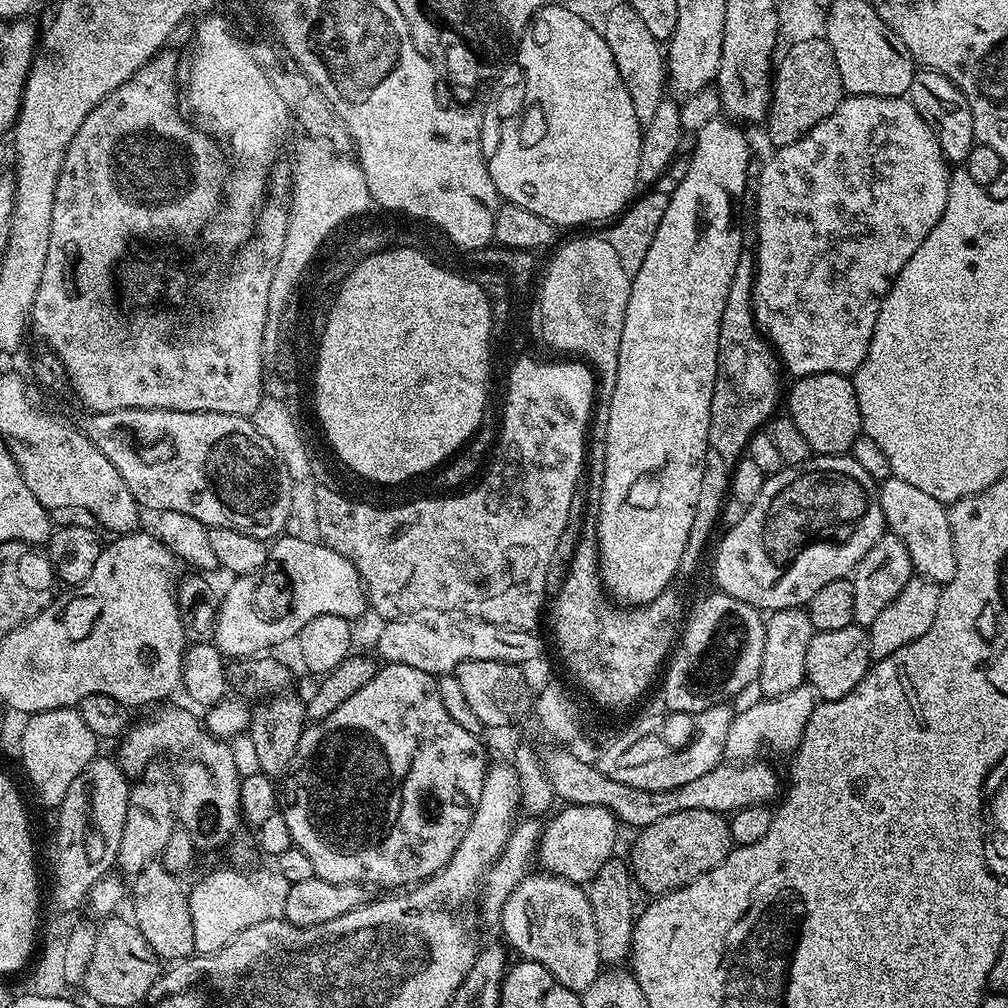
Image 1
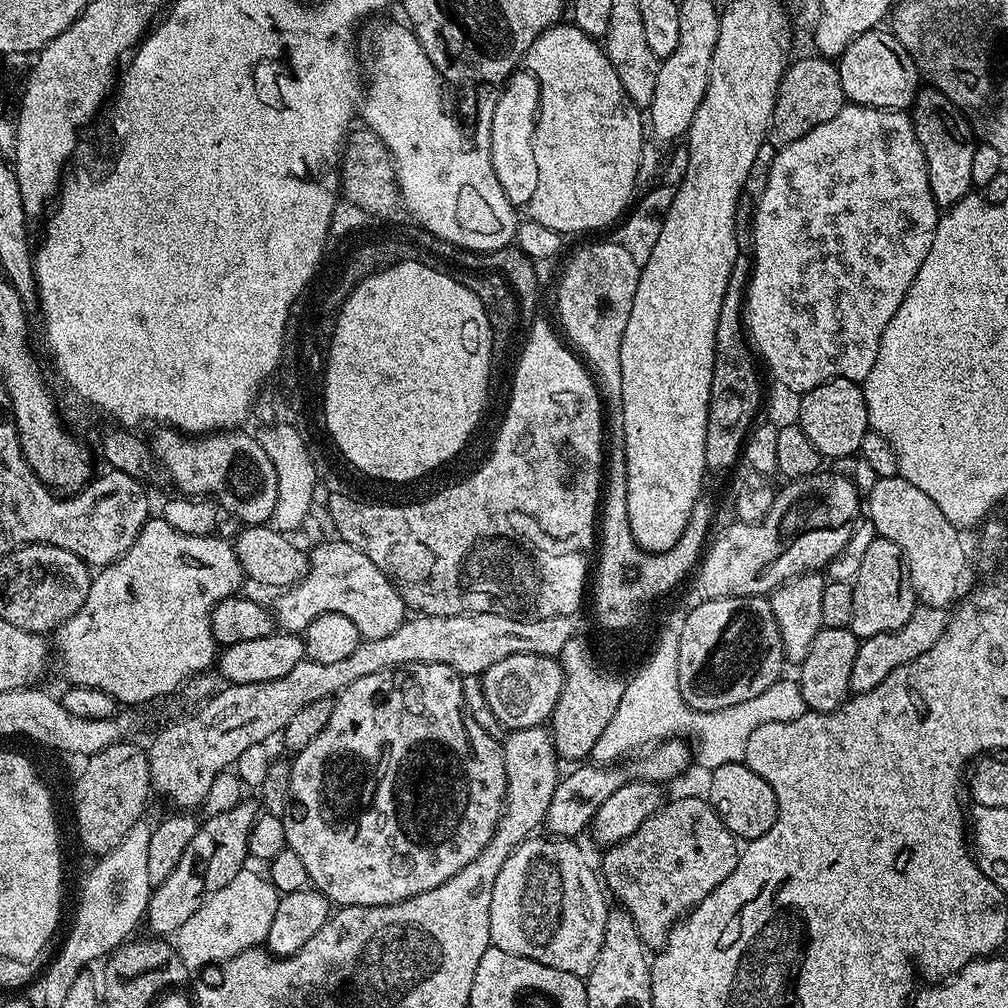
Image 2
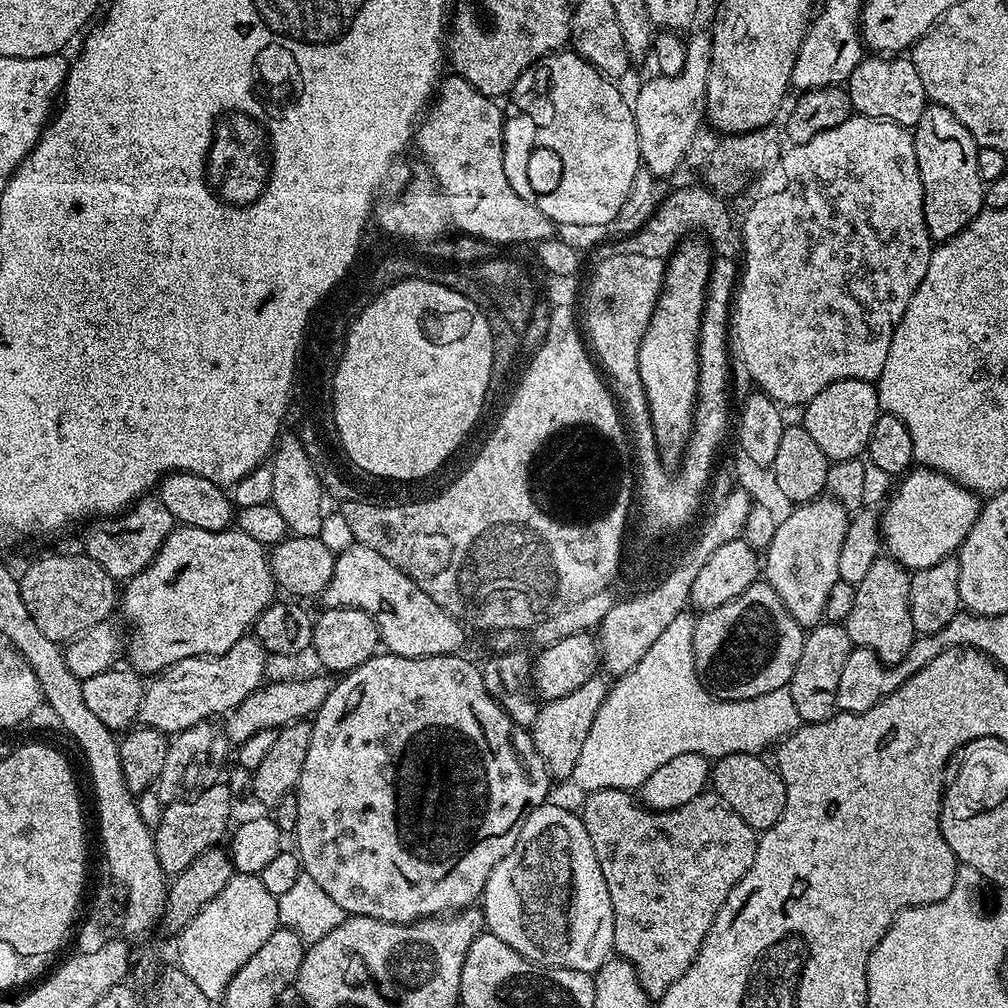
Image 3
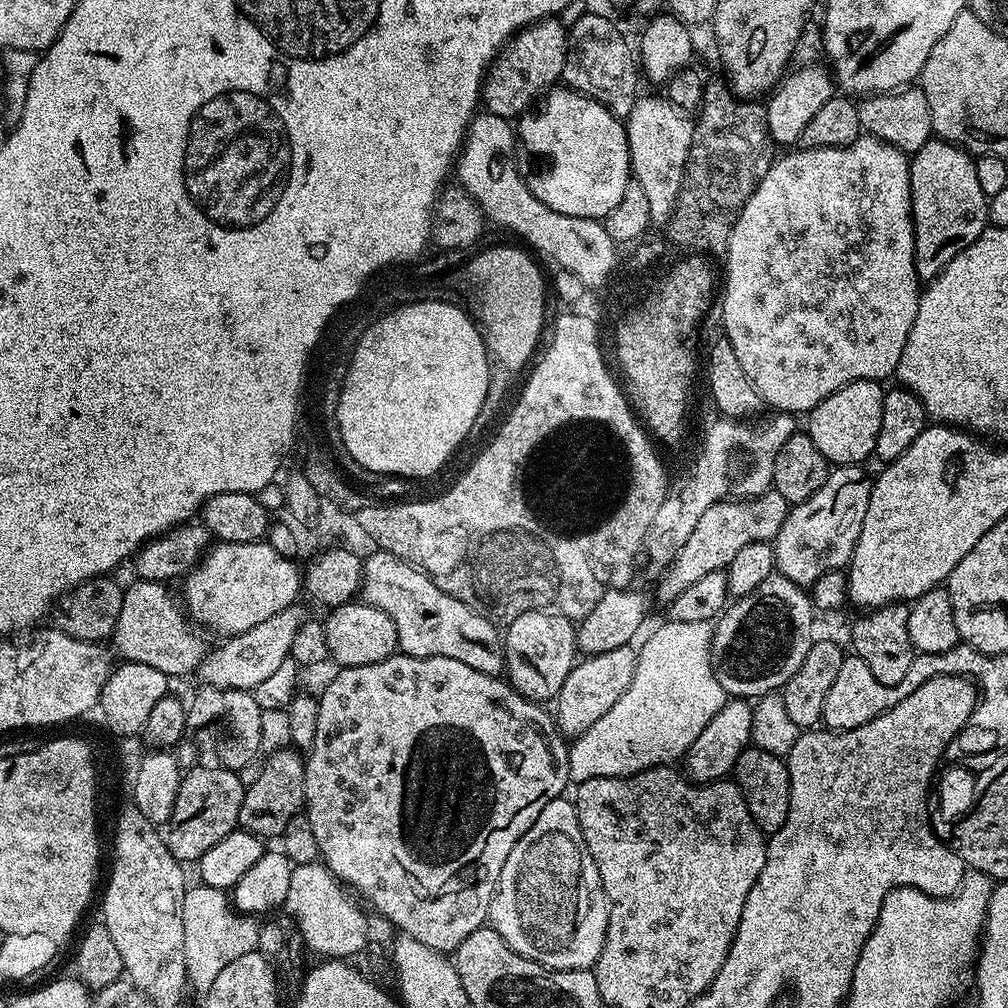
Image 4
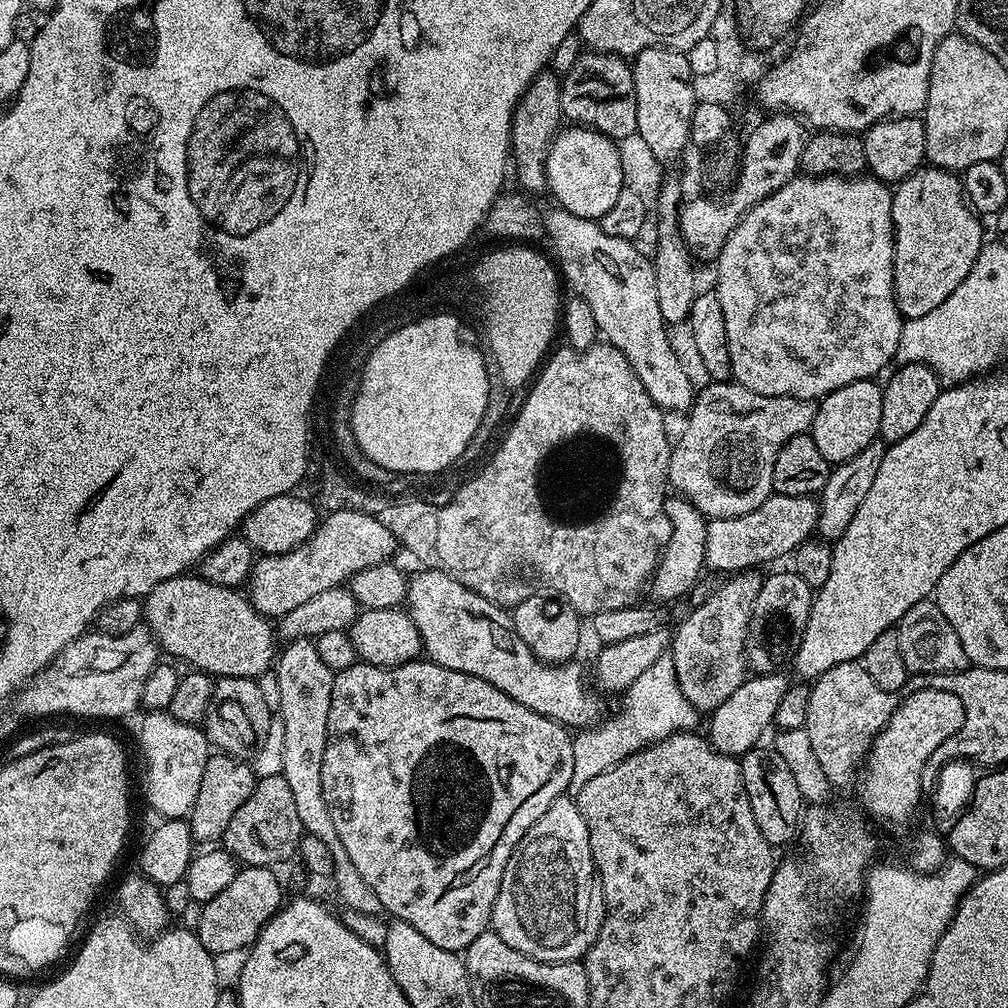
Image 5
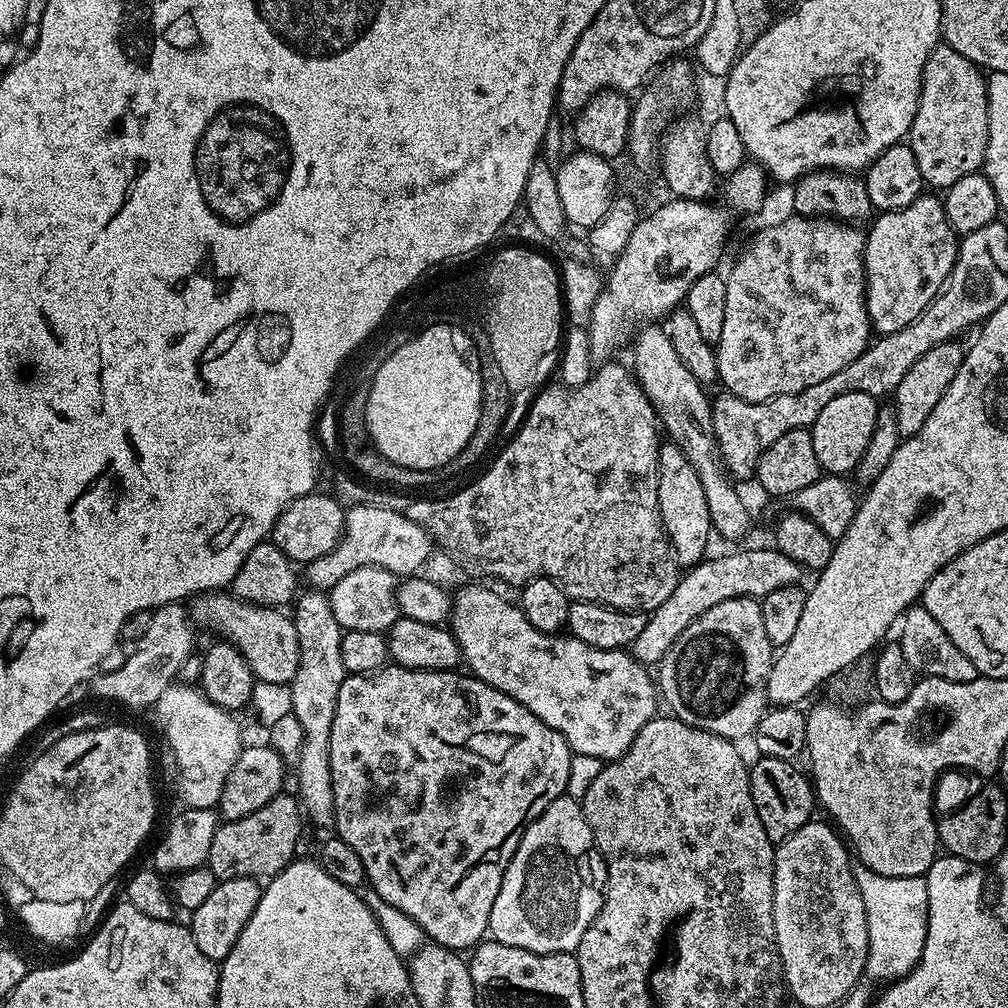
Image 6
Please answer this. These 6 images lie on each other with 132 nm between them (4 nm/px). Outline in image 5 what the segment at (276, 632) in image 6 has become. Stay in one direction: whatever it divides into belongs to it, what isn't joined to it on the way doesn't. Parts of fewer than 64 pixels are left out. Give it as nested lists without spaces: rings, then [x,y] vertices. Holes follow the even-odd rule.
[[[198,574],[158,582],[143,601],[142,616],[167,655],[169,652],[213,678],[259,678],[273,667],[278,656],[273,621],[263,616],[243,591],[206,582]]]

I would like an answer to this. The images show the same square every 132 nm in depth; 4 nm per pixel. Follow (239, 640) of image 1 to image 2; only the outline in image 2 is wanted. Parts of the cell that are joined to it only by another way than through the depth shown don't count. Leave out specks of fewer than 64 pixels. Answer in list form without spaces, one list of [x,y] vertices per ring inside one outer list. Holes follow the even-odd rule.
[[[339,538],[331,539],[311,549],[308,573],[297,584],[277,595],[280,597],[274,607],[275,623],[285,633],[300,634],[322,614],[346,614],[346,618],[358,626],[365,640],[394,634],[406,619],[406,605],[396,585],[386,573],[378,570],[378,566],[374,566],[374,562],[370,562],[370,558],[366,558],[366,554],[362,554],[362,550]]]

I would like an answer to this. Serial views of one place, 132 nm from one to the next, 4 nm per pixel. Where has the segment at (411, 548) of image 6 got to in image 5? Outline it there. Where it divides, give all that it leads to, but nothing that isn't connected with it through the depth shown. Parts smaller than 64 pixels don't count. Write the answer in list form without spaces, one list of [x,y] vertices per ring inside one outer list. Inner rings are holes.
[[[352,509],[329,511],[317,523],[314,534],[302,546],[286,554],[260,556],[253,563],[252,574],[246,585],[246,595],[263,616],[279,618],[302,606],[322,590],[339,588],[351,581],[358,570],[385,563],[398,543],[392,532],[382,526],[379,515]]]

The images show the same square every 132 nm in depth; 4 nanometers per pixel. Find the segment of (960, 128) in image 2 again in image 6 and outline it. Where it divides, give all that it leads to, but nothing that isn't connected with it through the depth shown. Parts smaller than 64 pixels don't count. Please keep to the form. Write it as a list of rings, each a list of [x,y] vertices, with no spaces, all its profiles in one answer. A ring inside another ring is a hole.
[[[921,194],[902,210],[879,213],[864,237],[864,301],[868,321],[880,336],[910,326],[944,289],[956,261],[958,237],[944,213],[943,199],[928,195]]]

